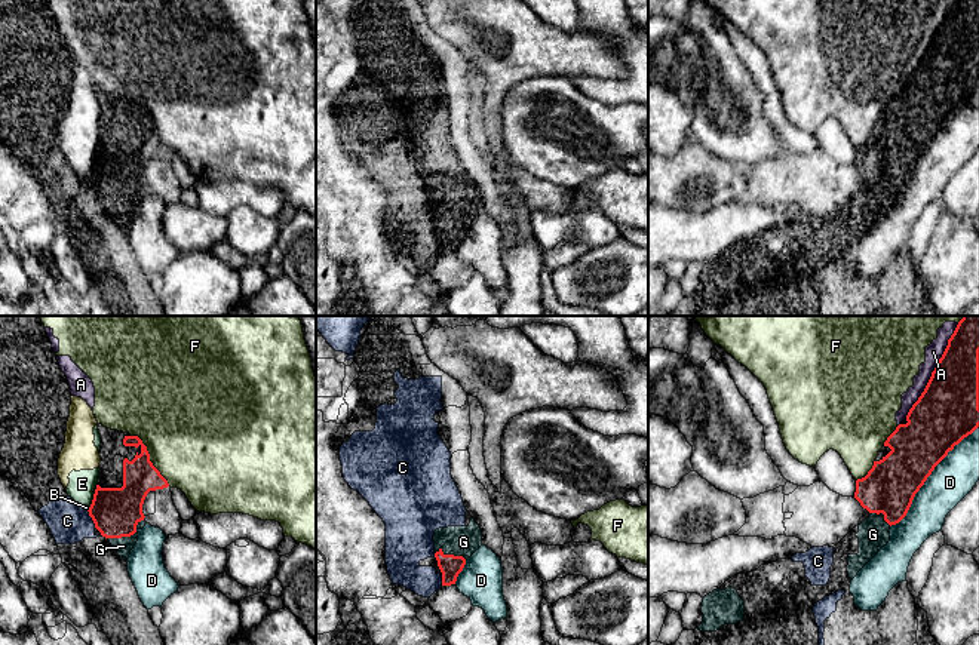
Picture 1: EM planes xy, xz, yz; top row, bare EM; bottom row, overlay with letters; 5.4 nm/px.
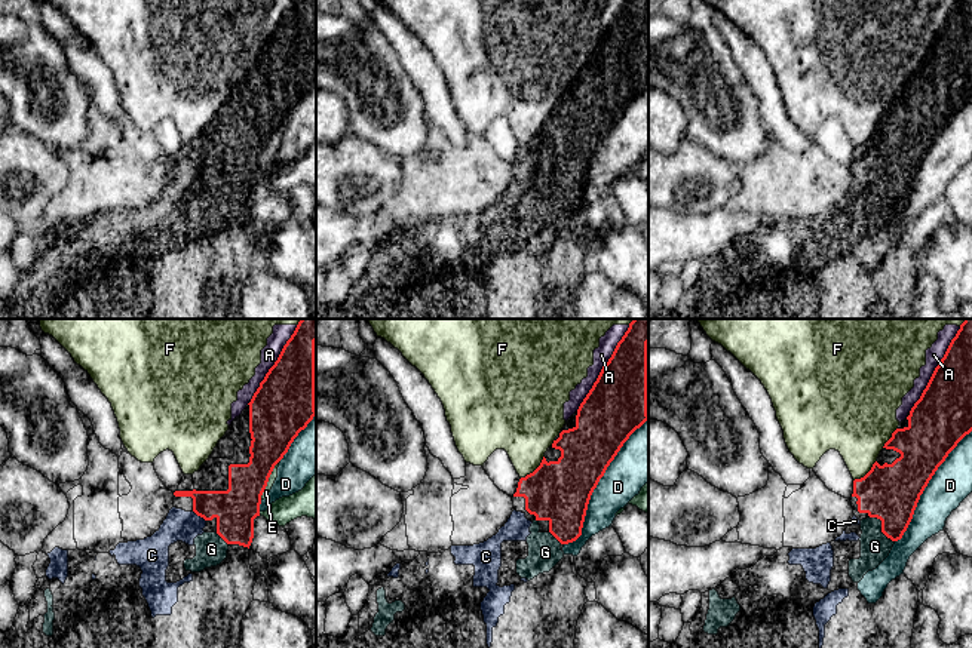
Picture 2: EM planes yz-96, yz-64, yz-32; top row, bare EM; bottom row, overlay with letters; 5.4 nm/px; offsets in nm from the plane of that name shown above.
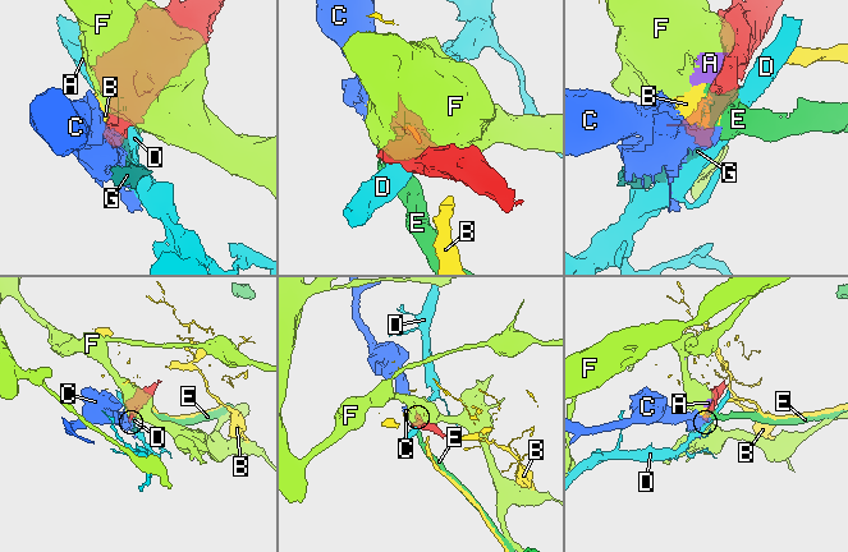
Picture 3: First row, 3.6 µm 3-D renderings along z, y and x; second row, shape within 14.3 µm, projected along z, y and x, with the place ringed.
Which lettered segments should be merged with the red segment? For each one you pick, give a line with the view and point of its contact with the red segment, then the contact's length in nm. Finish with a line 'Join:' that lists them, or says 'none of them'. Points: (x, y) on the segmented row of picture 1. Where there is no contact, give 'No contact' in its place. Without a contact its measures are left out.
G: Touches red at xz (451, 555). Shared border 180 nm
Join: G

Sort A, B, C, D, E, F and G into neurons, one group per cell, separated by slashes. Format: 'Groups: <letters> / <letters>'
Groups: A F / B C E / D / G

